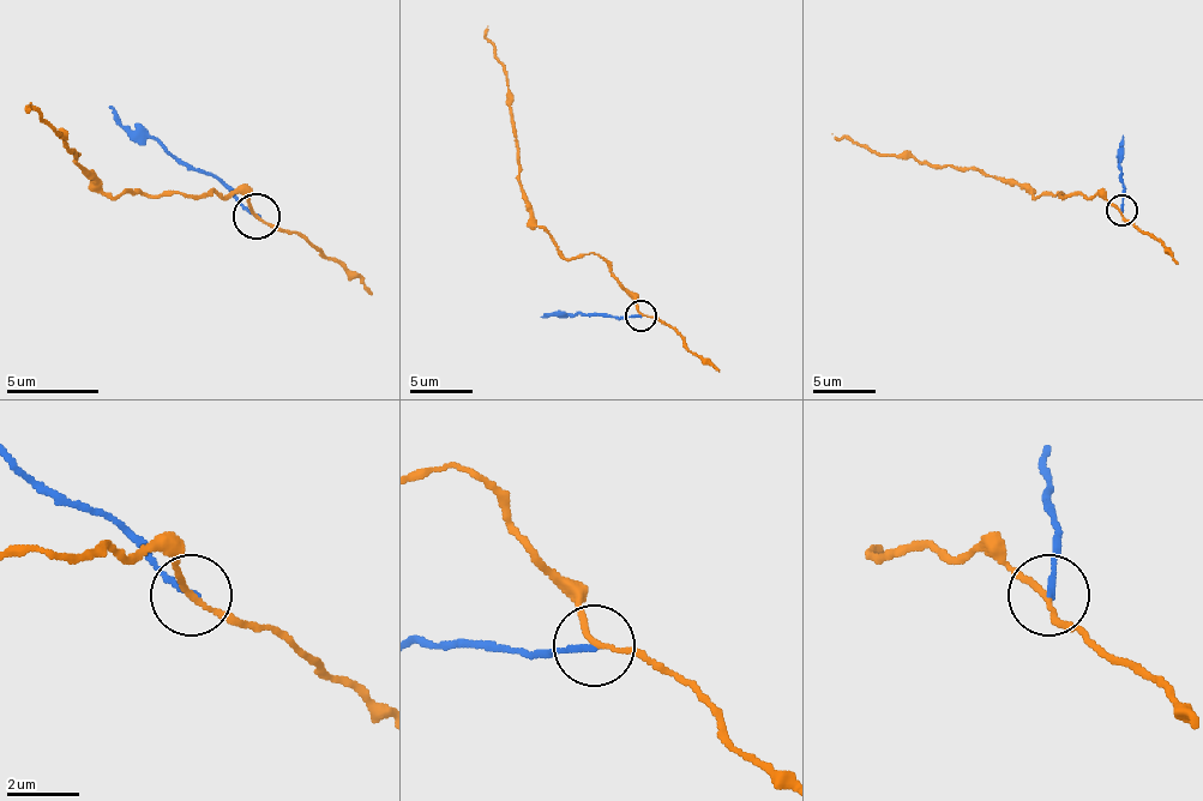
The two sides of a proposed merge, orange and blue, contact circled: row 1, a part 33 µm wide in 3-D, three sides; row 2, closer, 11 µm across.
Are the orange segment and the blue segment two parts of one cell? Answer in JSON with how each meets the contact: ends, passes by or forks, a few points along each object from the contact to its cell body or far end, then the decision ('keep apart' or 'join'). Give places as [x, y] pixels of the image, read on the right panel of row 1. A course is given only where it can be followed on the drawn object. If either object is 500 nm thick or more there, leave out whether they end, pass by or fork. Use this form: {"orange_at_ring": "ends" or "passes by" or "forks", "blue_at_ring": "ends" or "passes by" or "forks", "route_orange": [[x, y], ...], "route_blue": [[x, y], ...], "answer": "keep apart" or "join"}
{"orange_at_ring": "passes by", "blue_at_ring": "ends", "route_orange": [[1120, 211], [1099, 196], [1033, 196], [1027, 190], [970, 167], [877, 155], [832, 133]], "route_blue": [[1120, 211], [1124, 136]], "answer": "keep apart"}

